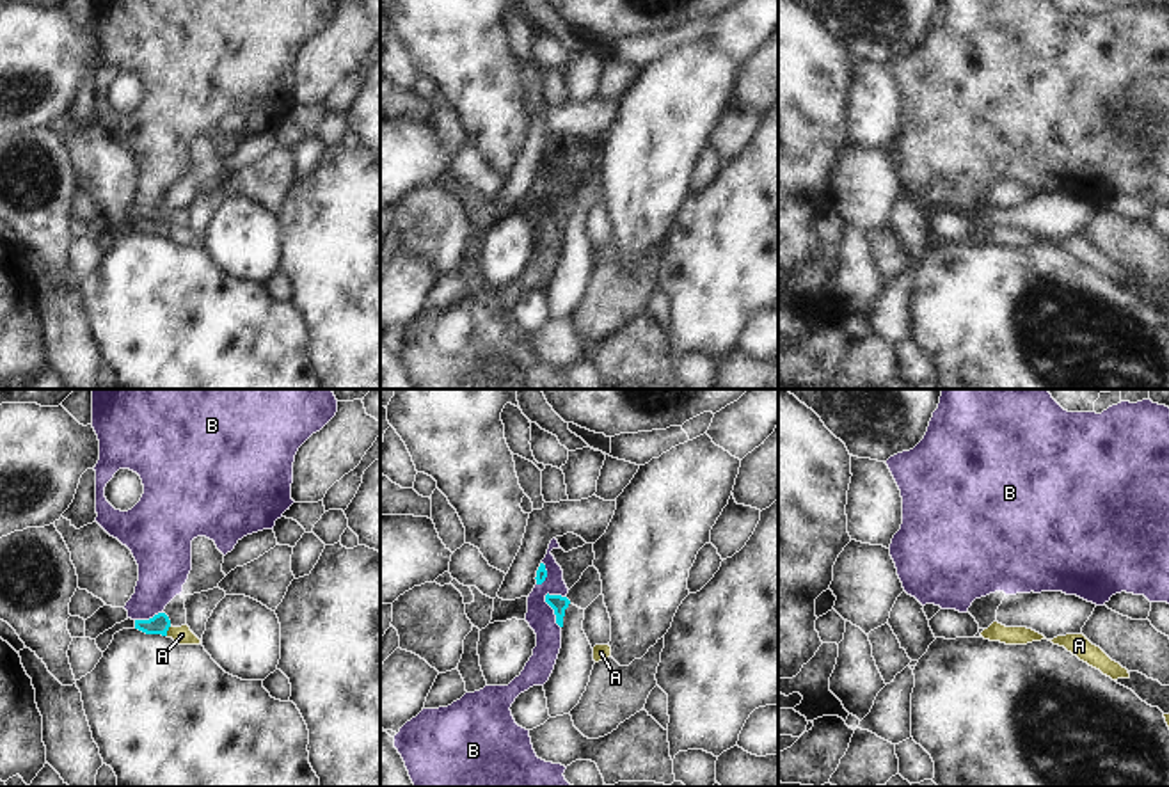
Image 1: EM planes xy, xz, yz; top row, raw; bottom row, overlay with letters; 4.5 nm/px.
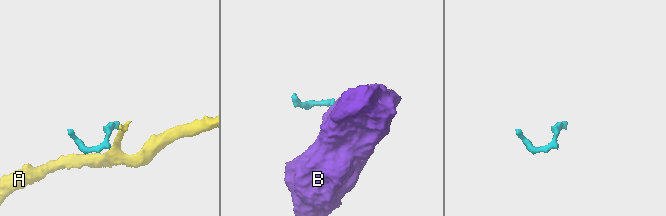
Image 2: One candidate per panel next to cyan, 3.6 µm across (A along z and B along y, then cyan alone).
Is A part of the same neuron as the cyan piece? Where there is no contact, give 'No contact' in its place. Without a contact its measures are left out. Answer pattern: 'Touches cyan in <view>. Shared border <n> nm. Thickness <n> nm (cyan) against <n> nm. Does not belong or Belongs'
Touches cyan in xy. Shared border 50 nm. Thickness 90 nm (cyan) against 80 nm. Does not belong.

